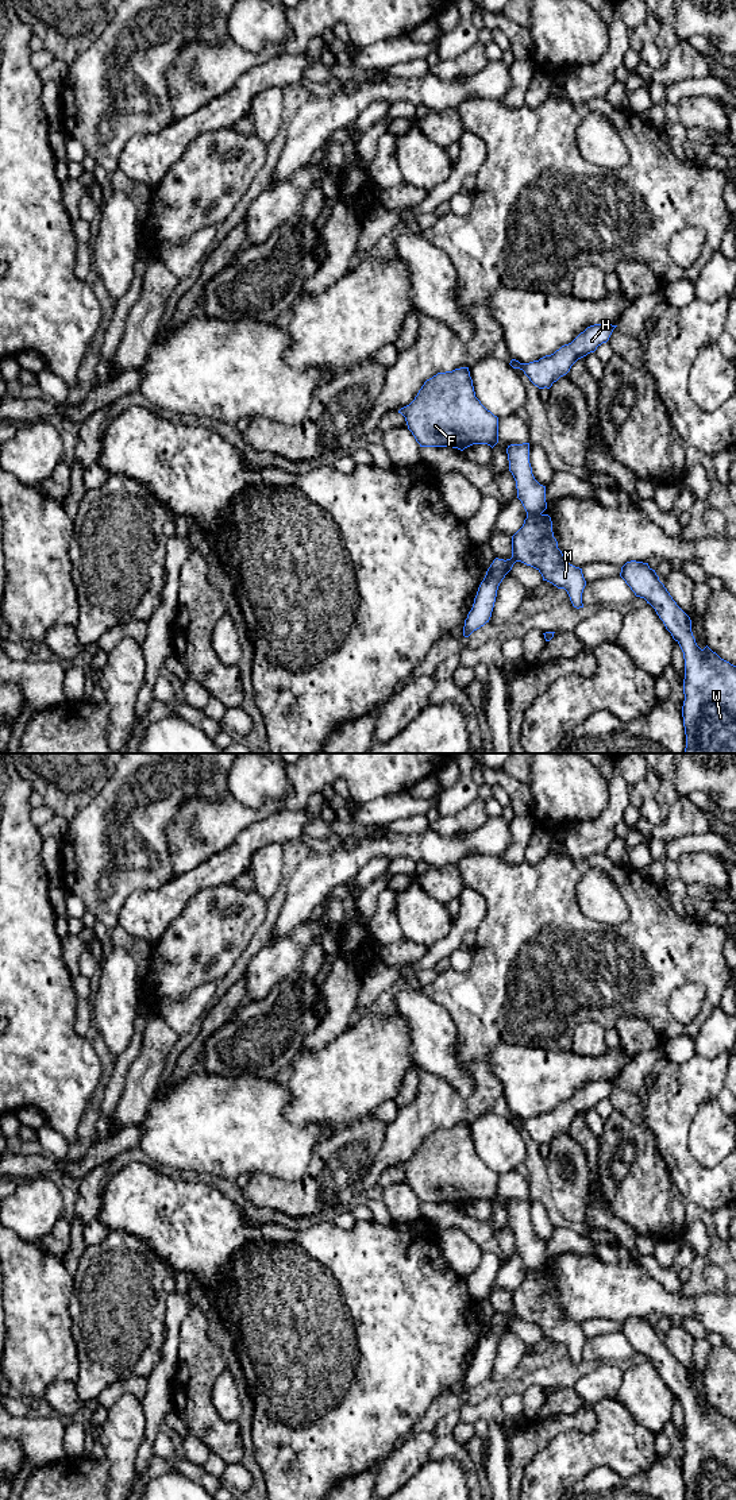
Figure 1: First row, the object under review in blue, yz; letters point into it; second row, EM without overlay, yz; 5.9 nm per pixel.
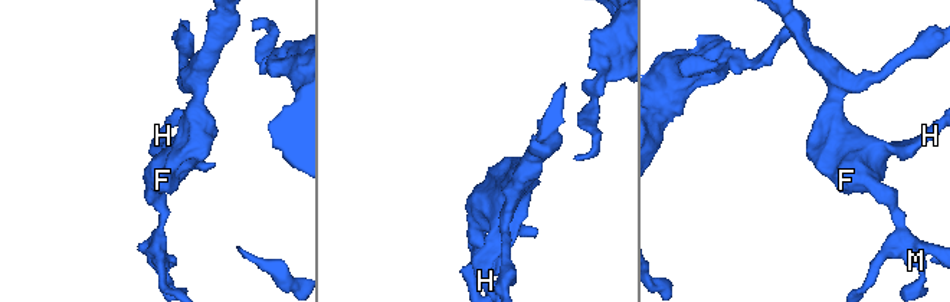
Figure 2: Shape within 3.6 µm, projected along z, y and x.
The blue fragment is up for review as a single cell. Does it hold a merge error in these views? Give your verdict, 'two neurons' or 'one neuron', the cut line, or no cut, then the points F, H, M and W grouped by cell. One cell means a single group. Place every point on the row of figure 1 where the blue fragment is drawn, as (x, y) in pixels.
two neurons; cut in yz along (540, 512), (527, 515); F H / M W

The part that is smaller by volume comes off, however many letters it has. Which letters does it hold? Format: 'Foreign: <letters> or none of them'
Foreign: F, H

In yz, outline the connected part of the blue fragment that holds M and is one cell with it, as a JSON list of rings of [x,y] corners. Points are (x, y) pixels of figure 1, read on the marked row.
[[[542,513],[527,514],[523,527],[512,536],[512,558],[496,558],[488,568],[465,620],[465,637],[489,622],[498,586],[516,562],[536,568],[543,581],[567,591],[574,608],[583,608],[582,593],[586,581],[582,568],[570,564],[558,548],[551,517]]]

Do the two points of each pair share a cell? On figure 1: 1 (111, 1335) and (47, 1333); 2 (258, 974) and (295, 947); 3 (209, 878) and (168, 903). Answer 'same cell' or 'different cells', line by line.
1: different cells
2: same cell
3: same cell

